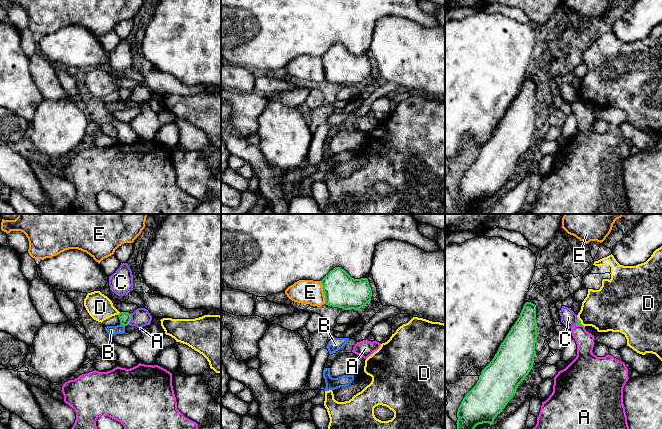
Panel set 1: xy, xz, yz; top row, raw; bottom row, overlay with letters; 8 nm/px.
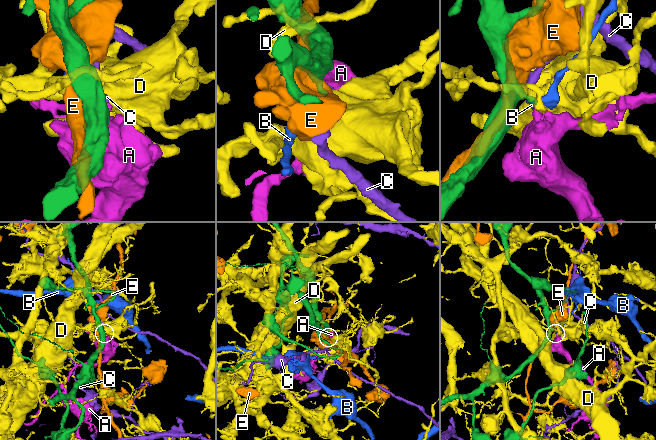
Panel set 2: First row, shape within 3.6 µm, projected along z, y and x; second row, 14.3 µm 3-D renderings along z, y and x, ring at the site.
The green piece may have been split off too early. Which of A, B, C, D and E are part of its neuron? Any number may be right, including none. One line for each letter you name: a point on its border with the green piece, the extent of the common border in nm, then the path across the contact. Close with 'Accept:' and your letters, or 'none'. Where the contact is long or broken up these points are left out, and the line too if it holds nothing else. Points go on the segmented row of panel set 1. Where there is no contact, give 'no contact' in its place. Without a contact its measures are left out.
Accept: none

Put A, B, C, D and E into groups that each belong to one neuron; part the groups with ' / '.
A / B / C / D / E

